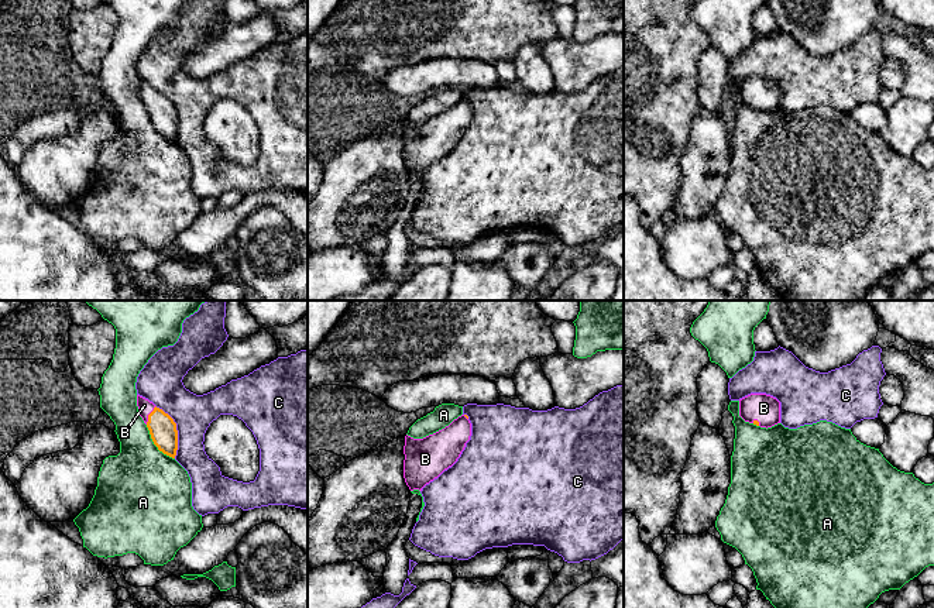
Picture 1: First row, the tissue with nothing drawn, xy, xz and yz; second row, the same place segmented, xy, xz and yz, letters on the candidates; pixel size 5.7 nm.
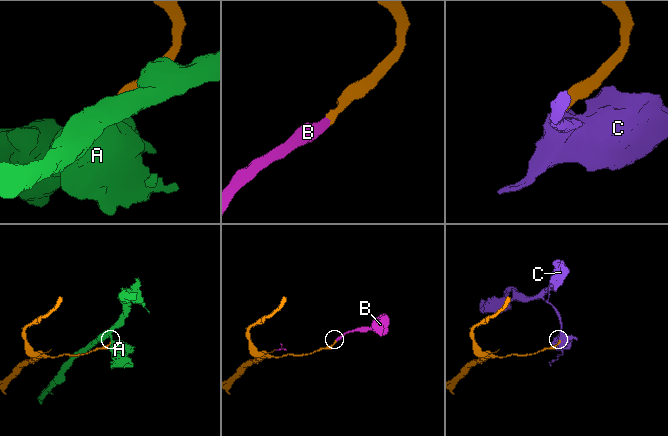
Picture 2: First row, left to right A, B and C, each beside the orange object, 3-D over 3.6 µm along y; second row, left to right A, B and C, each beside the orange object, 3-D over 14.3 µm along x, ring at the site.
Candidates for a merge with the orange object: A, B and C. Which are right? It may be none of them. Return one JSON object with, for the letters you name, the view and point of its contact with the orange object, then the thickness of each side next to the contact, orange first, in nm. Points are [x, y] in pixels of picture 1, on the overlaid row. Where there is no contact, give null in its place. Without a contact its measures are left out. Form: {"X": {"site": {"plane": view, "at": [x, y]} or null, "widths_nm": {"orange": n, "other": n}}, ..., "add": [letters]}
{"B": {"site": {"plane": "xy", "at": [148, 415]}, "widths_nm": {"orange": 160, "other": 80}}, "add": ["B"]}

